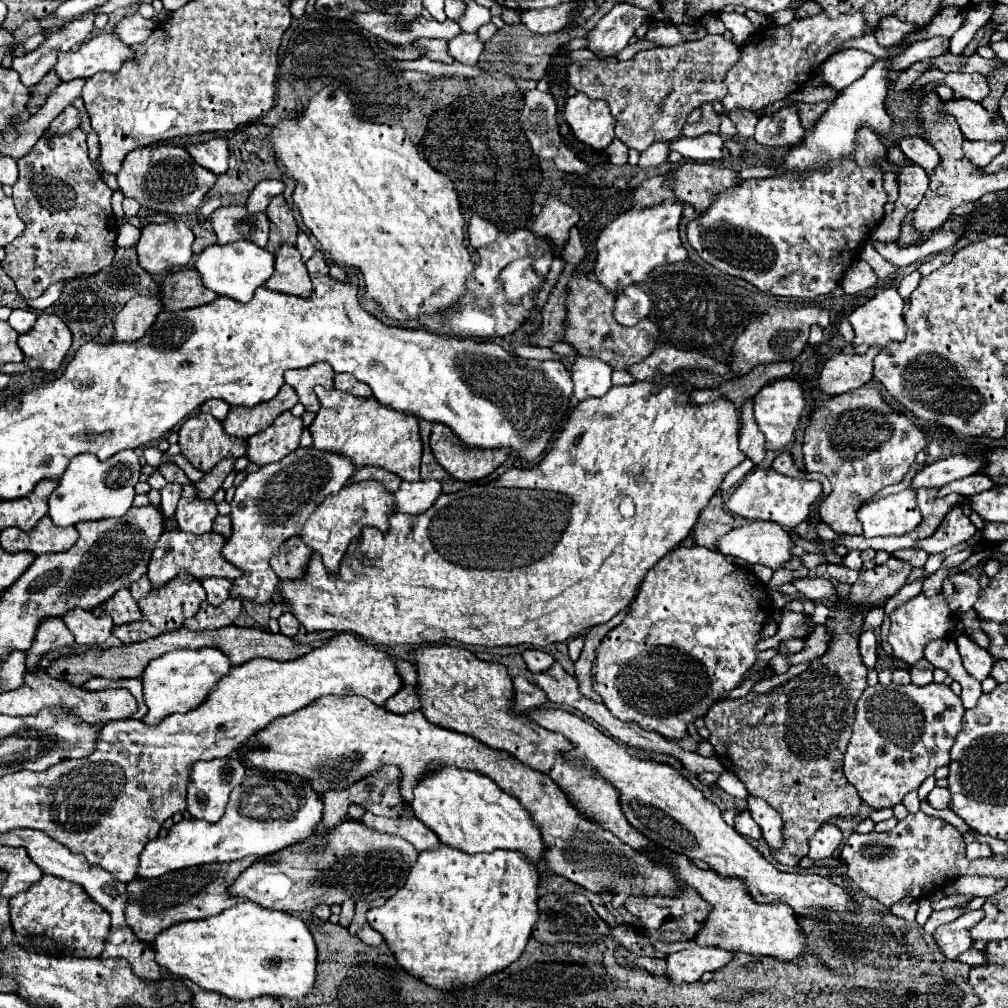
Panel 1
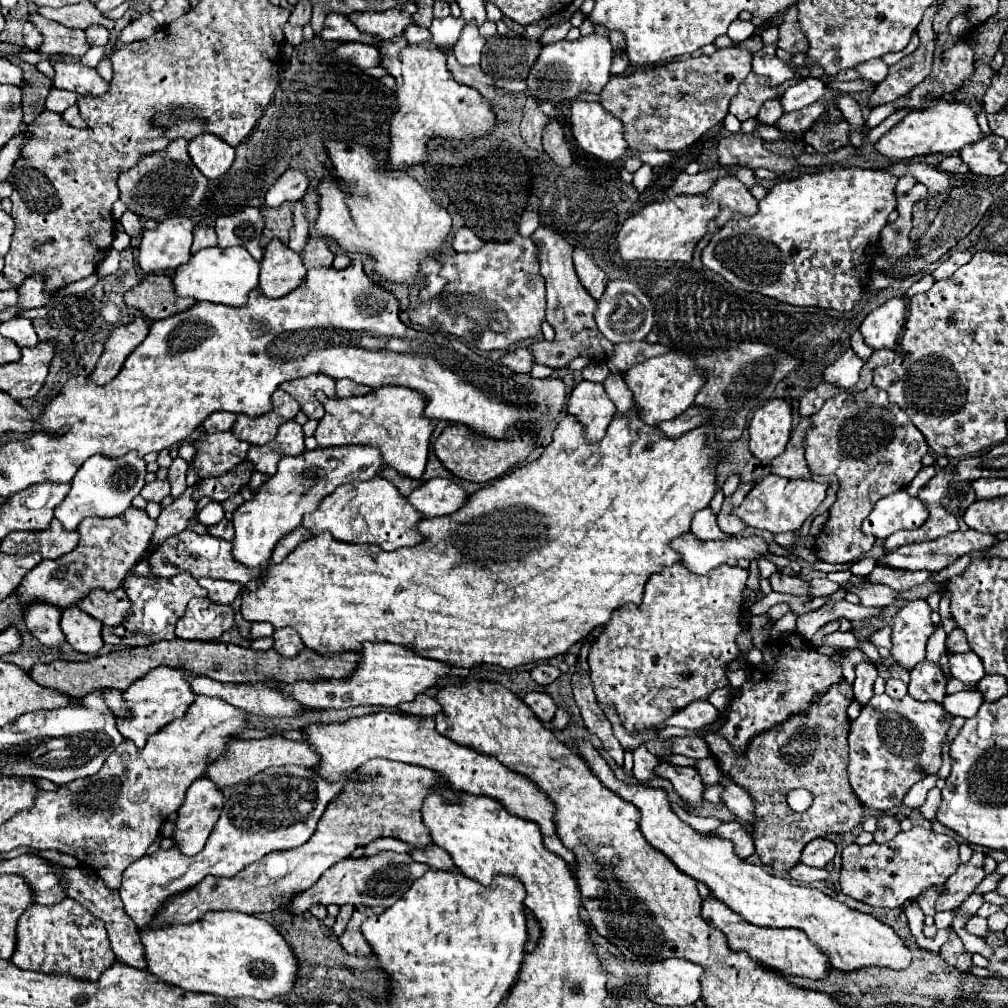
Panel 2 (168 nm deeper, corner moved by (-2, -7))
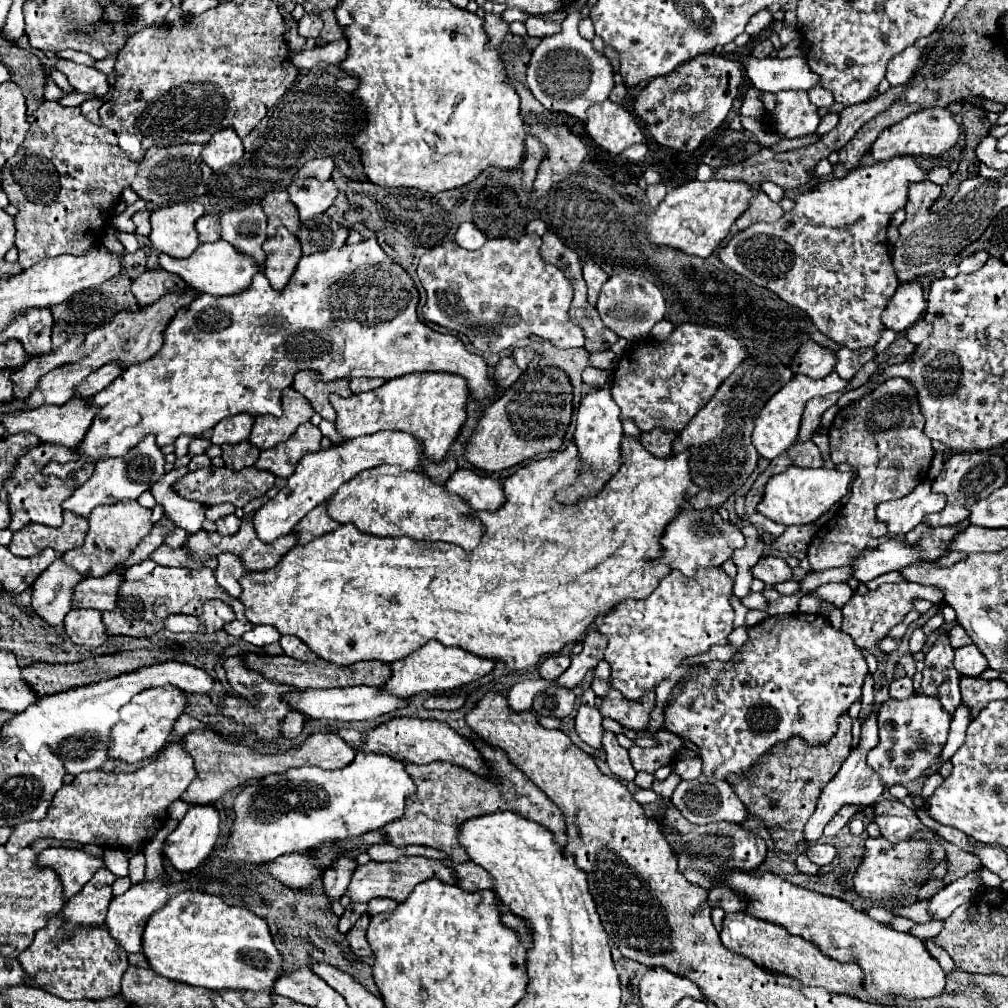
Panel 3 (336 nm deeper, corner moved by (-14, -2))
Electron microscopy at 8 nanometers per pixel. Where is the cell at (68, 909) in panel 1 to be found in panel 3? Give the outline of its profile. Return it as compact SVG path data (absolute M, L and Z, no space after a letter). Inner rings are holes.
M62 912L48 918L46 926L36 932L34 942L18 956L26 970L30 984L38 986L62 1000L80 998L110 998L120 992L120 978L128 968L128 954L110 936L106 926L80 926L72 928L70 936L64 938L68 920Z

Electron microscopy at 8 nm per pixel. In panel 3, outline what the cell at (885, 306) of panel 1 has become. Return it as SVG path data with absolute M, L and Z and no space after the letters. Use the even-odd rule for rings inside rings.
M918 282L900 284L894 296L888 300L886 310L882 312L882 324L884 328L902 334L922 318L924 308L926 300L922 286Z

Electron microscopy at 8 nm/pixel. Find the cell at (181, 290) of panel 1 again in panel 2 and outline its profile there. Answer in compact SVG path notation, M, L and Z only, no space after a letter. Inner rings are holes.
M152 273L124 295L128 307L136 307L150 321L158 321L180 311L186 311L196 301L190 297L176 297L172 279L164 273Z

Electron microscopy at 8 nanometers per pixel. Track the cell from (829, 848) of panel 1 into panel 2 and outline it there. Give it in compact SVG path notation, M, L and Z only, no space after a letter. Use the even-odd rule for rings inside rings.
M814 839L810 841L804 851L802 851L802 857L800 861L808 867L826 867L826 863L830 863L836 855L836 845L828 839Z

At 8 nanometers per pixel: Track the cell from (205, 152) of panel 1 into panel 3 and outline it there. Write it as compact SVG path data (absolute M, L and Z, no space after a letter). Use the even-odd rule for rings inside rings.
M224 128L218 130L212 140L204 146L202 150L202 160L212 168L212 170L220 170L224 166L232 166L236 164L244 154L242 148L242 140L238 138L234 128Z

